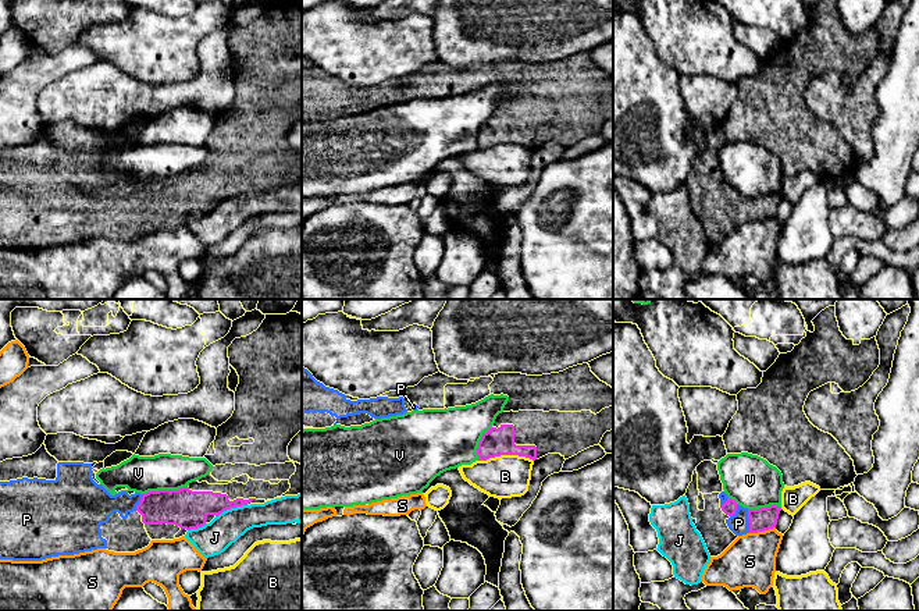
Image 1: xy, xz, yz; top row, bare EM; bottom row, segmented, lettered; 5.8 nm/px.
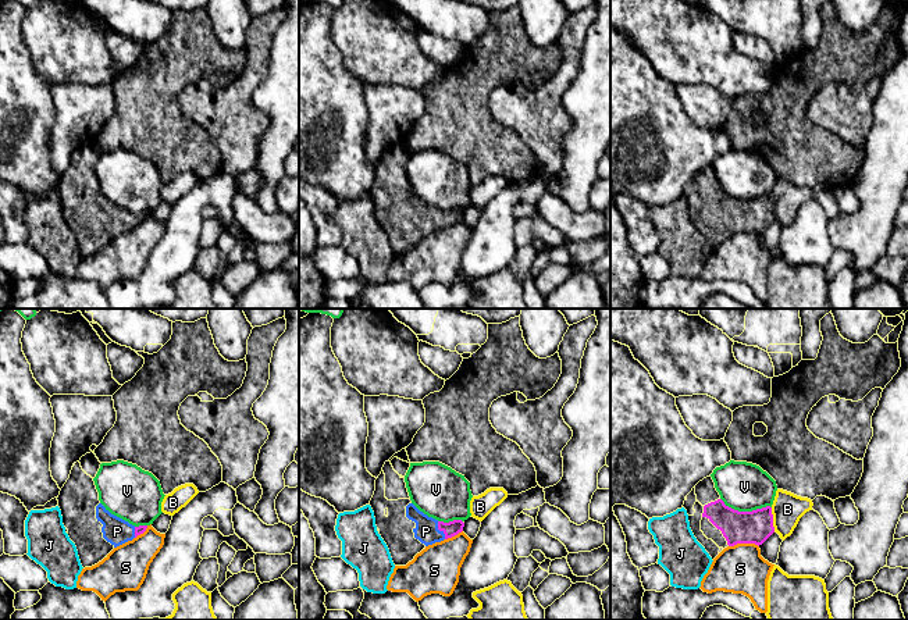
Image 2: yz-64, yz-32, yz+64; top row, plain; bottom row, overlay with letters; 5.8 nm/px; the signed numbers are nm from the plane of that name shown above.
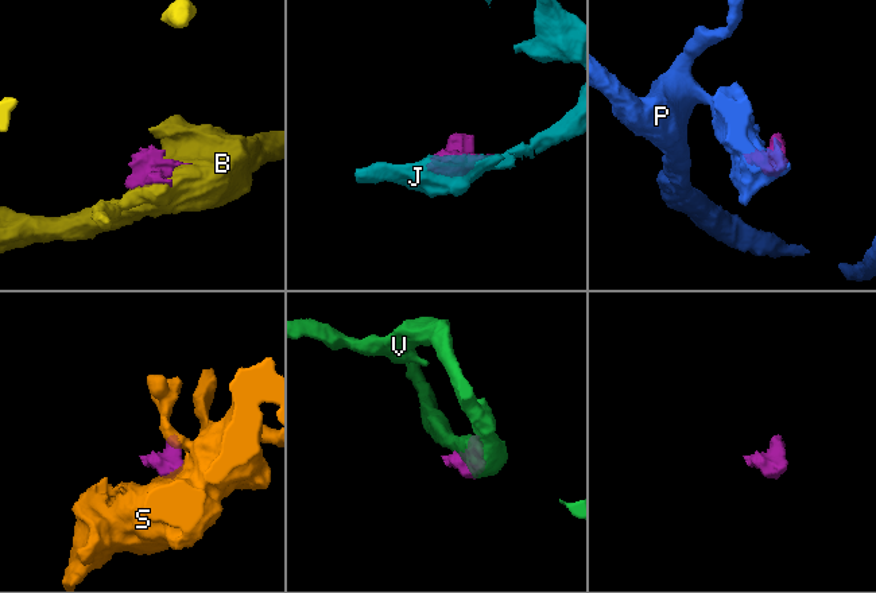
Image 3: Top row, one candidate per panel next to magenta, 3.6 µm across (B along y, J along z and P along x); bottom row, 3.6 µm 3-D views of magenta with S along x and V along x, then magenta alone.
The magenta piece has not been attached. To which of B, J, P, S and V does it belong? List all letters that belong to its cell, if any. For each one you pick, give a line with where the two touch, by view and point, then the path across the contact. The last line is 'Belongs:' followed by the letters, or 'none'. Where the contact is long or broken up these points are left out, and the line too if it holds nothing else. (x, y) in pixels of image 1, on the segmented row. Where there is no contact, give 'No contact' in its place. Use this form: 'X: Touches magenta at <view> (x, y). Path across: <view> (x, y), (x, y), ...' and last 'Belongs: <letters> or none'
P: Touches magenta at yz (748, 519). Path across: yz (761, 519), (748, 519), (738, 524)
Belongs: P

